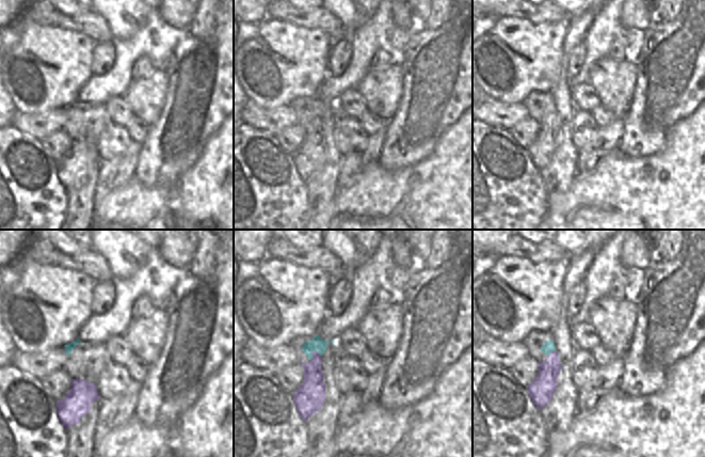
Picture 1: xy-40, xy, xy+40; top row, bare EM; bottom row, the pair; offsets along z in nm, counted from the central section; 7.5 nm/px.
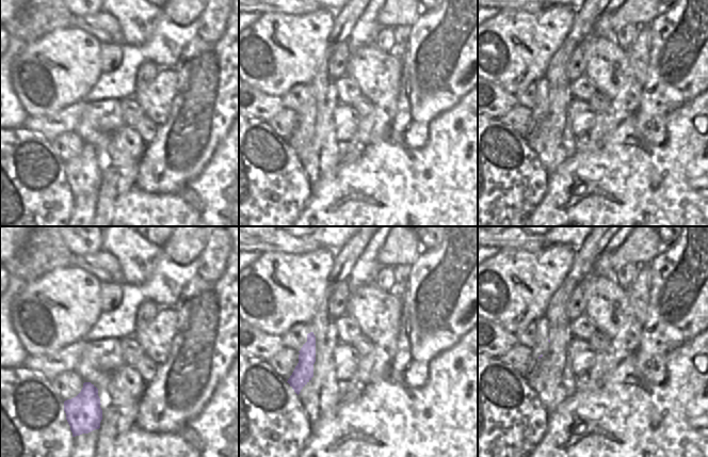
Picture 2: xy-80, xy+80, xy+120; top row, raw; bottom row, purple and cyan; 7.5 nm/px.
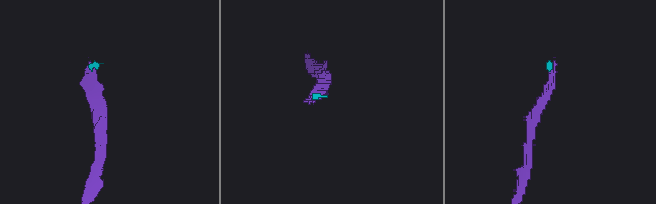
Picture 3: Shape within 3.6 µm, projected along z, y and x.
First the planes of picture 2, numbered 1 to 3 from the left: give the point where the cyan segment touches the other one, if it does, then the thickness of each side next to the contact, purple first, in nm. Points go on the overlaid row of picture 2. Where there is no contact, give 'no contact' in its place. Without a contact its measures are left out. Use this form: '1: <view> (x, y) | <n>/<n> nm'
1: no contact
2: no contact
3: no contact

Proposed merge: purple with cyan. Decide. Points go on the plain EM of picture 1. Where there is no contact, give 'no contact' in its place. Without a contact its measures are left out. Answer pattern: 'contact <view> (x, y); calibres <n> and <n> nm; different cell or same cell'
contact xy (313, 115); calibres 190 and 100 nm; different cell

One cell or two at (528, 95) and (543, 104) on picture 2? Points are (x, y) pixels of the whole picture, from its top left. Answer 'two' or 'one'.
two

